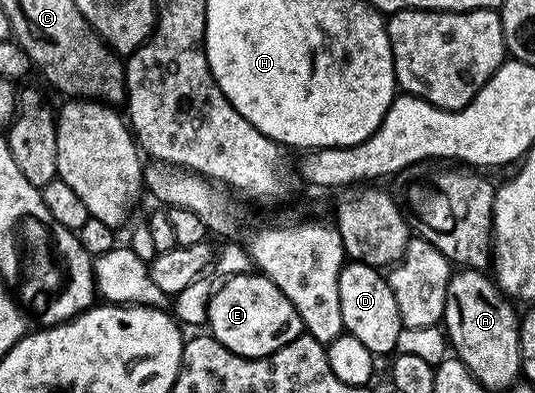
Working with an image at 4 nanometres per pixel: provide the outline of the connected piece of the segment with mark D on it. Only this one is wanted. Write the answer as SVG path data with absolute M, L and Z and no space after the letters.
M347 262L339 275L337 294L341 298L341 318L346 335L357 338L357 342L364 344L376 357L382 358L386 352L394 353L398 334L404 327L388 277L378 267Z

